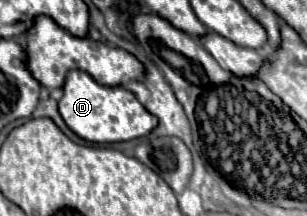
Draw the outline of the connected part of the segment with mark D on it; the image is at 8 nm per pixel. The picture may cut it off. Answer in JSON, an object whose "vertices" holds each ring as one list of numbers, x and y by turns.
{"vertices":[[70,71,66,75,66,83,62,87,64,95,58,103,60,115,66,125,82,139,90,143,116,143,130,141,142,135,148,135,156,125,156,117,144,109,144,105,124,87,106,87,98,85,84,71]]}

